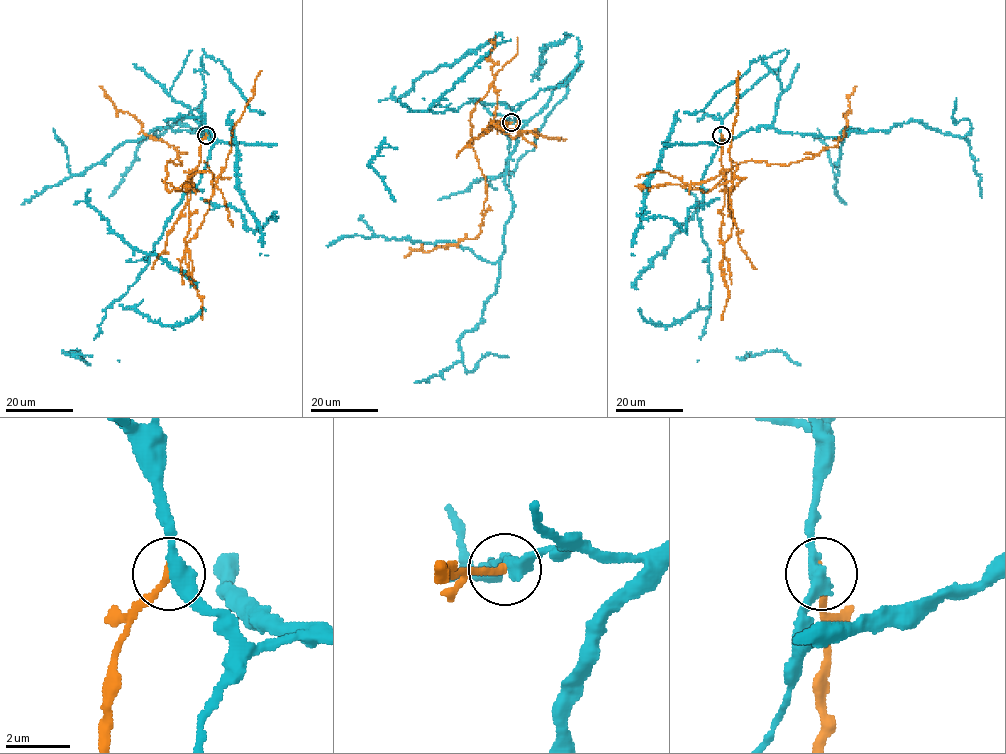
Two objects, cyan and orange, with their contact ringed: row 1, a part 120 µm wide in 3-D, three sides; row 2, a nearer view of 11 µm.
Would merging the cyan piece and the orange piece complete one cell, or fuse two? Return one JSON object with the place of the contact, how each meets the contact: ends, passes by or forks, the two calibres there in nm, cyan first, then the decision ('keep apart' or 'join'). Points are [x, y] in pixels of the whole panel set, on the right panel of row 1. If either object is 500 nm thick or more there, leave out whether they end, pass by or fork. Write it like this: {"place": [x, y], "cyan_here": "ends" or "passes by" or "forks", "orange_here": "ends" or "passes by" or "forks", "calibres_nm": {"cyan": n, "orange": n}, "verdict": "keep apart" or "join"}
{"place": [721, 135], "cyan_here": "passes by", "orange_here": "ends", "calibres_nm": {"cyan": 420, "orange": 240}, "verdict": "keep apart"}

